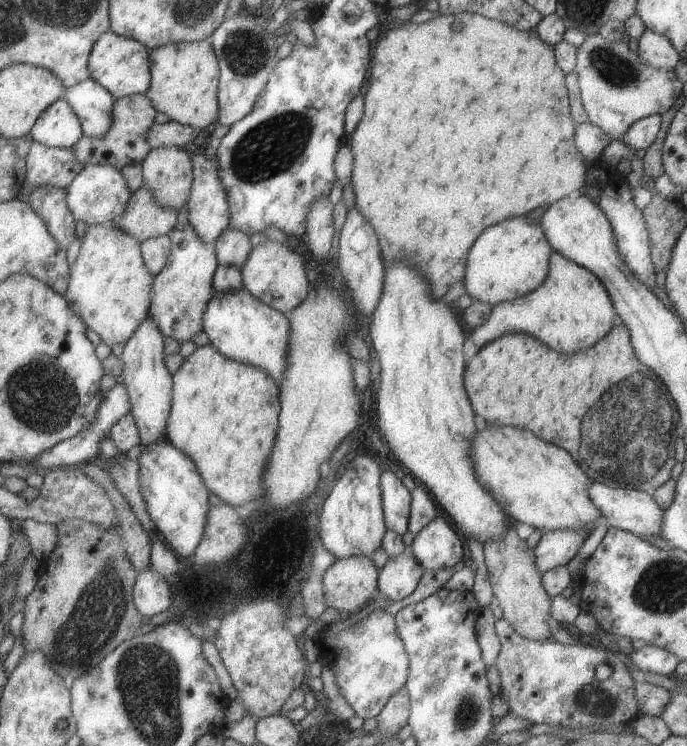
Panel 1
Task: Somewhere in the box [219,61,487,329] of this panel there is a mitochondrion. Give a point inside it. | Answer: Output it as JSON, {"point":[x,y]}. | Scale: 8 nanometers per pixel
{"point":[266,150]}

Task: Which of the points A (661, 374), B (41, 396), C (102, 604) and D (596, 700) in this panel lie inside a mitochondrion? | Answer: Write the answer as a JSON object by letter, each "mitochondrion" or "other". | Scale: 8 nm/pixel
{"A":"mitochondrion","B":"mitochondrion","C":"mitochondrion","D":"mitochondrion"}

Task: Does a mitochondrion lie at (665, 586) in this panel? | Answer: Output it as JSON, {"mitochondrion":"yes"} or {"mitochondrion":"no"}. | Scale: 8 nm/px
{"mitochondrion":"yes"}

